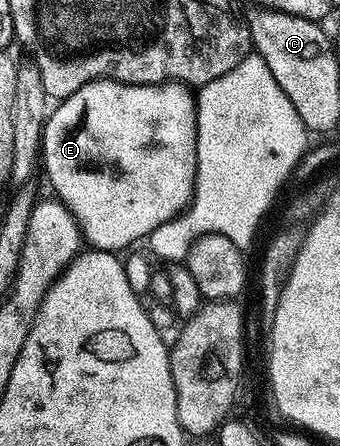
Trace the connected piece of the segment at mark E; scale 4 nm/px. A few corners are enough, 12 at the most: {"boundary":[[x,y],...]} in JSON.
{"boundary":[[91,82],[51,107],[42,170],[89,247],[191,201],[183,82]]}

